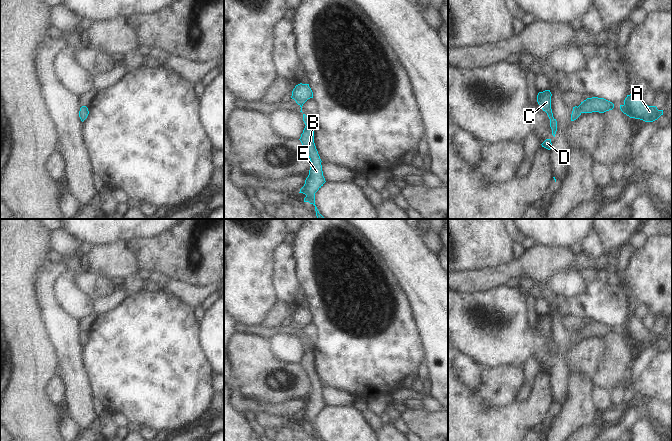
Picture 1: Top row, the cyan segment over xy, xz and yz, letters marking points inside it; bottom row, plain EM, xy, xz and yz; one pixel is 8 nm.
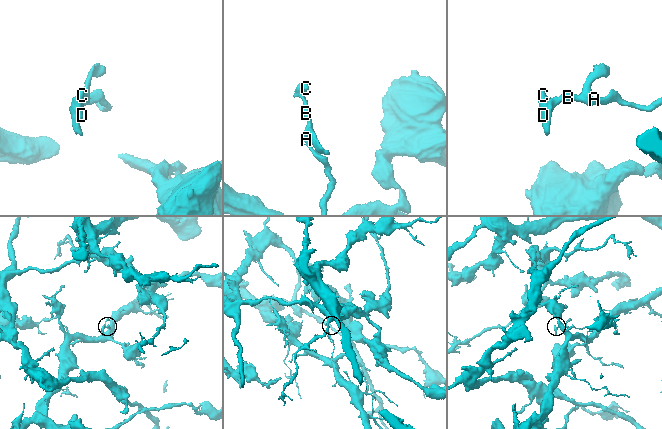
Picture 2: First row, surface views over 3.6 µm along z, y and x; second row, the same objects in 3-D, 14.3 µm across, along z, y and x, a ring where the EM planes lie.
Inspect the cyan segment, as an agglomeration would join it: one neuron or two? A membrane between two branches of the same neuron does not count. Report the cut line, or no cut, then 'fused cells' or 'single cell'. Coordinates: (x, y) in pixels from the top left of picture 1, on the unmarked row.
no cut; single cell

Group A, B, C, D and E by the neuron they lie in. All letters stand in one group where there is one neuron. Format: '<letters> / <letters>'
A B C D E

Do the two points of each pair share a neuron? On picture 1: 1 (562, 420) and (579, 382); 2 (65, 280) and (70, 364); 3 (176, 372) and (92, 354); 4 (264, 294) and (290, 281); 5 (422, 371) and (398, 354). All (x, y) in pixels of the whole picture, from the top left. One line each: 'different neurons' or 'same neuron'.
1: same neuron
2: different neurons
3: same neuron
4: different neurons
5: different neurons

